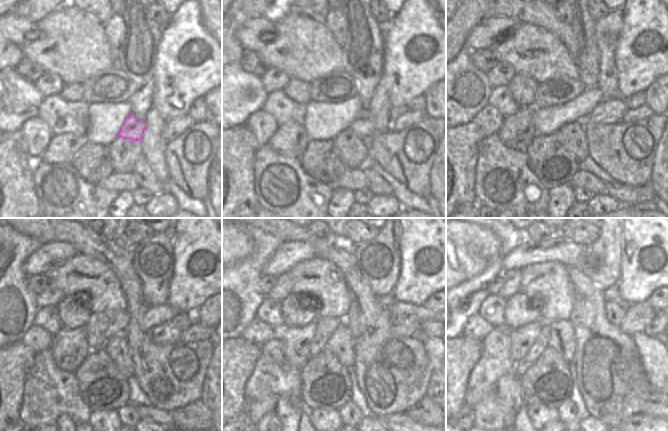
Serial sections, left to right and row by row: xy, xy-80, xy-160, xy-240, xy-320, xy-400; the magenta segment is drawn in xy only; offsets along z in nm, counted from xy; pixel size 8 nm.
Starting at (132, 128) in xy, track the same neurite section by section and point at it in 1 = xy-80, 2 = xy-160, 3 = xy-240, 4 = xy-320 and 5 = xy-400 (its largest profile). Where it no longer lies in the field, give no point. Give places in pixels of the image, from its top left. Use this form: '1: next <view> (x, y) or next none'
1: next xy-80 (363, 125)
2: next xy-160 (609, 111)
3: next xy-240 (164, 333)
4: next xy-320 (407, 328)
5: next xy-400 (638, 316)

